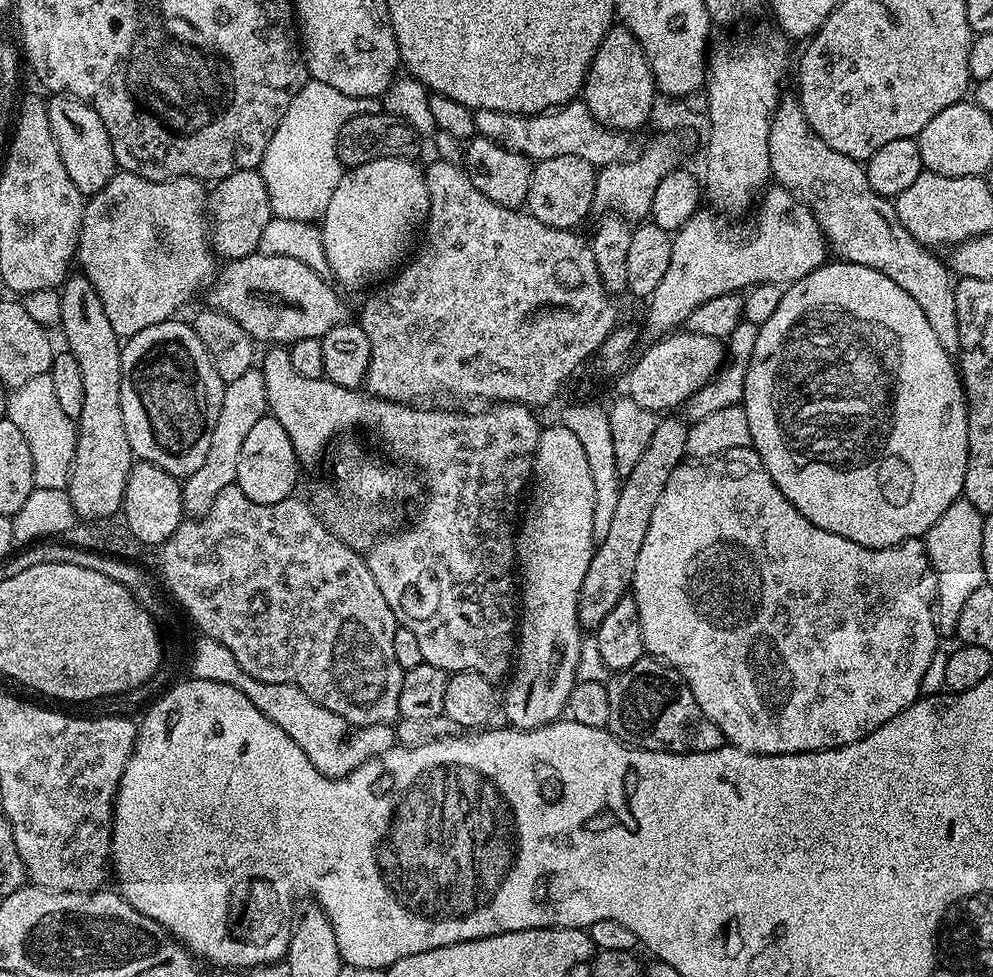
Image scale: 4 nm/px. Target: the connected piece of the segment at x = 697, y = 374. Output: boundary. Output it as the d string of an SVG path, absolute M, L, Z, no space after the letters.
M677 330L652 342L640 357L635 357L626 372L627 399L635 402L637 408L645 408L649 414L664 414L679 409L685 400L709 384L725 363L726 348L721 341L706 338L706 334Z

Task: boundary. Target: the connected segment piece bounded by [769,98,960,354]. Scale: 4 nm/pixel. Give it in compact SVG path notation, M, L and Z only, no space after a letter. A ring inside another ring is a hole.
M788 98L781 99L776 106L776 112L772 115L770 122L770 170L772 171L771 179L775 181L779 187L785 188L790 194L794 194L794 198L798 198L808 207L814 214L814 218L818 222L820 229L824 231L824 239L828 241L828 246L833 257L839 258L841 261L849 264L857 264L858 266L870 266L874 270L878 270L882 274L886 274L886 278L890 278L890 282L898 282L898 286L902 286L902 290L906 290L906 294L910 294L910 298L914 298L914 302L918 302L918 306L922 306L922 314L926 314L926 319L930 321L930 327L934 330L934 335L938 337L938 342L942 342L942 346L950 354L956 354L960 351L960 339L958 338L958 312L954 310L954 276L950 271L947 263L943 259L940 260L935 251L929 250L919 244L910 234L910 230L906 230L906 226L902 226L902 222L896 213L896 205L887 196L879 196L870 186L868 174L865 165L861 161L854 158L846 158L846 154L838 154L838 150L830 150L830 146L826 146L826 142L822 142L822 138L818 138L818 134L814 134L814 130L810 126L810 122L806 122L806 114L802 114L802 106L799 99Z

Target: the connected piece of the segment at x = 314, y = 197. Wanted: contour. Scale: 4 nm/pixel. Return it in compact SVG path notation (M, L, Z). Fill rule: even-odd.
M314 79L298 90L286 114L282 114L282 122L278 122L278 130L274 130L274 138L270 138L258 169L270 194L273 216L307 224L323 221L330 197L338 190L338 182L346 171L338 158L338 134L350 118L363 112L378 114L382 111L380 103L379 99L355 100Z

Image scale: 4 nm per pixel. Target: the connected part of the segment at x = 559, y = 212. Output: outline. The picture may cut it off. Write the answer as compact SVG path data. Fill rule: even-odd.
M562 154L562 158L546 158L533 163L526 210L538 222L551 228L575 229L593 211L597 169L586 158Z

